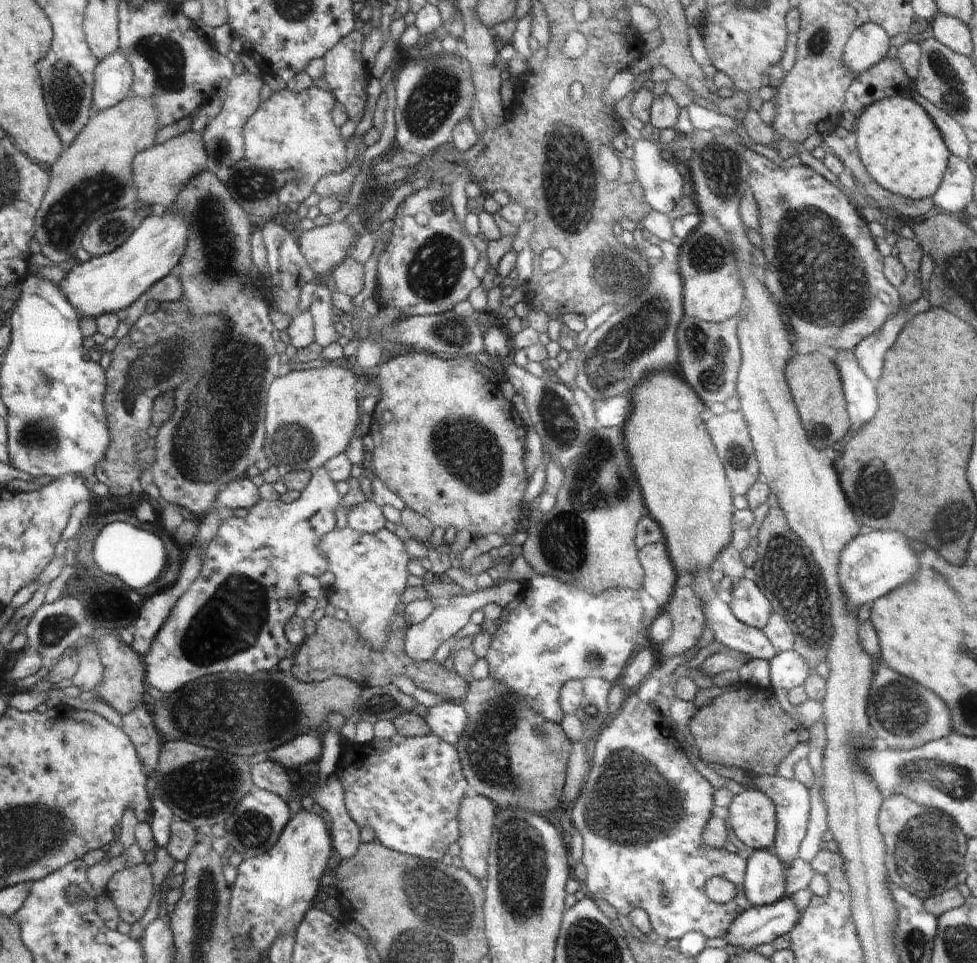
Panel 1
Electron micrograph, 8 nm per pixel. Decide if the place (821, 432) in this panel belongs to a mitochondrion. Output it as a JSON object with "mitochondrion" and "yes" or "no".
{"mitochondrion":"yes"}

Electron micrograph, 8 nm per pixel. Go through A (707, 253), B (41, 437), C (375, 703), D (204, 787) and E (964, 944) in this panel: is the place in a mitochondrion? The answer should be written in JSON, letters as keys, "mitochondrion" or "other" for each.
{"A":"mitochondrion","B":"mitochondrion","C":"mitochondrion","D":"mitochondrion","E":"mitochondrion"}

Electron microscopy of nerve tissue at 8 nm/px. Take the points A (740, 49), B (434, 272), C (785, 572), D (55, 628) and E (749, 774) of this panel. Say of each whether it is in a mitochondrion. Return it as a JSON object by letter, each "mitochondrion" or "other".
{"A":"other","B":"mitochondrion","C":"mitochondrion","D":"mitochondrion","E":"other"}

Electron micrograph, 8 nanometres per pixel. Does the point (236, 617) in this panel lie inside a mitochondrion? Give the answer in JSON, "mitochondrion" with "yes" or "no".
{"mitochondrion":"yes"}

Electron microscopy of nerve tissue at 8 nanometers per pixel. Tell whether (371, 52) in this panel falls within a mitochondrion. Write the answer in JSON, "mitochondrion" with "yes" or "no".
{"mitochondrion":"no"}

